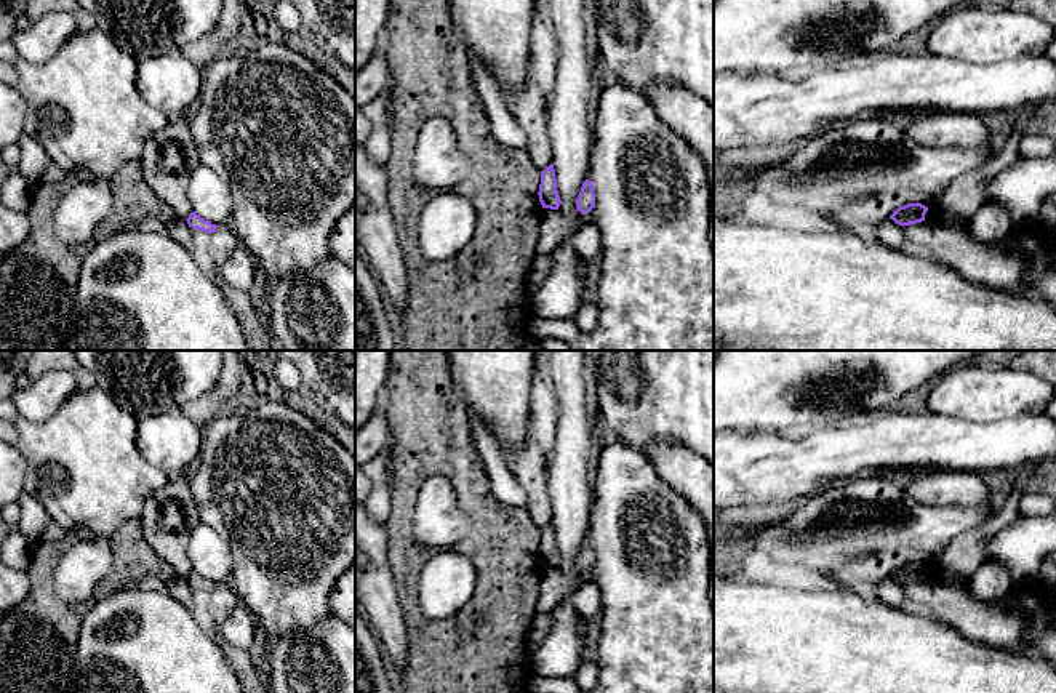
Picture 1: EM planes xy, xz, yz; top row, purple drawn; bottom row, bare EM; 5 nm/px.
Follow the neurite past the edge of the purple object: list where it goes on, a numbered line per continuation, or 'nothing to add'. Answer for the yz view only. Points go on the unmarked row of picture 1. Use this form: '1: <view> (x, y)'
nothing to add

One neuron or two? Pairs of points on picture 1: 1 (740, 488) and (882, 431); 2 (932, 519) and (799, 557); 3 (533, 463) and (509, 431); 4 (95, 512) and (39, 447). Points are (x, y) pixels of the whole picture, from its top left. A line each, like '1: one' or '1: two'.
1: one
2: one
3: two
4: one

